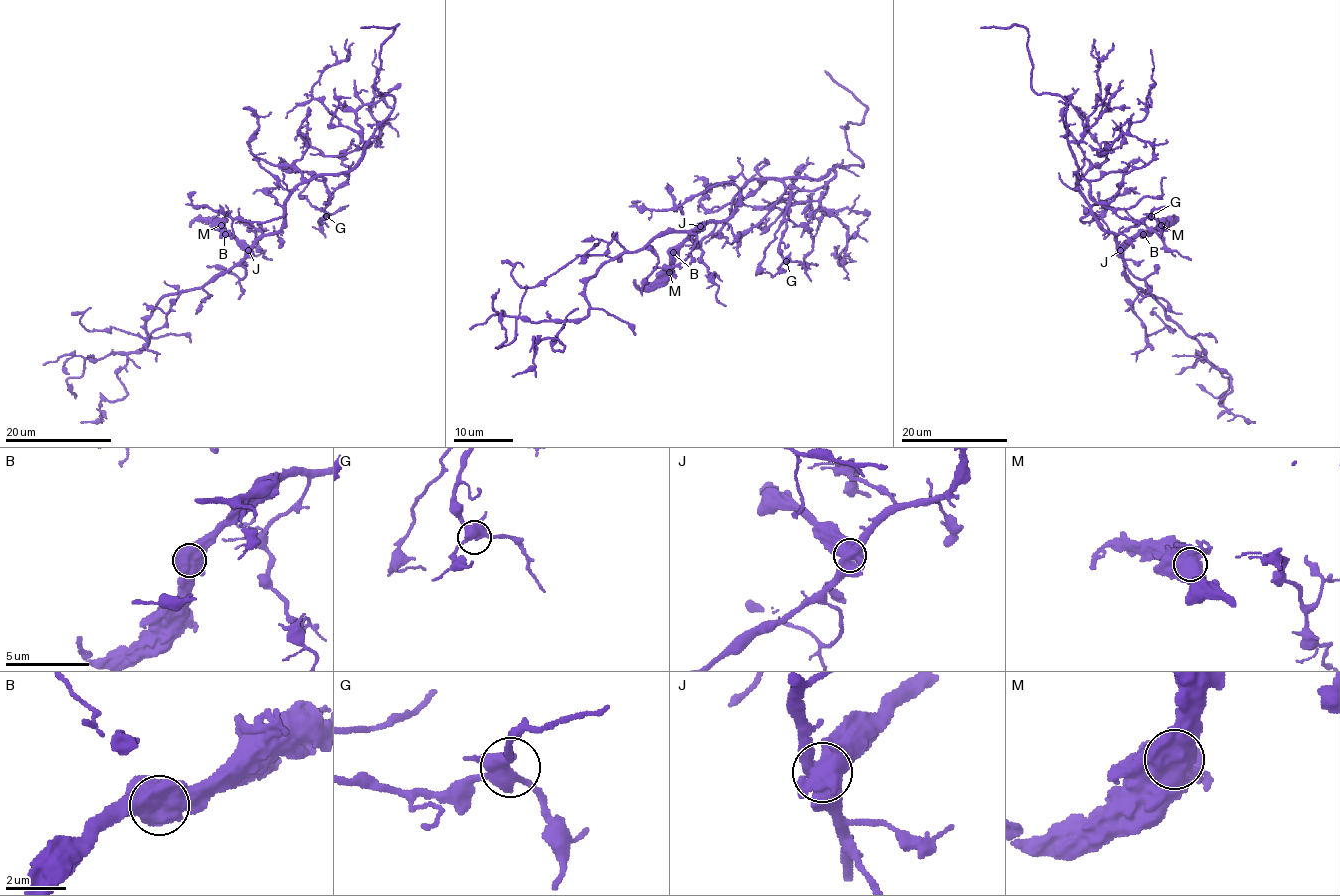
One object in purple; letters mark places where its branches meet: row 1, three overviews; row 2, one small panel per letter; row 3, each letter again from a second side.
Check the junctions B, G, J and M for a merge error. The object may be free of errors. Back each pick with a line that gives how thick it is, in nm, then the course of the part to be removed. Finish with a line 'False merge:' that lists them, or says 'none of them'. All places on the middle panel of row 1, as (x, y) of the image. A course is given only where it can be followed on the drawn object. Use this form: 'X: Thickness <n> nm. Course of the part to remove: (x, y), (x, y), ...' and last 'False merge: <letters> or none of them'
J: Thickness 700 nm. Course of the part to remove: (700, 226), (655, 279), (641, 288), (633, 279)
False merge: J

